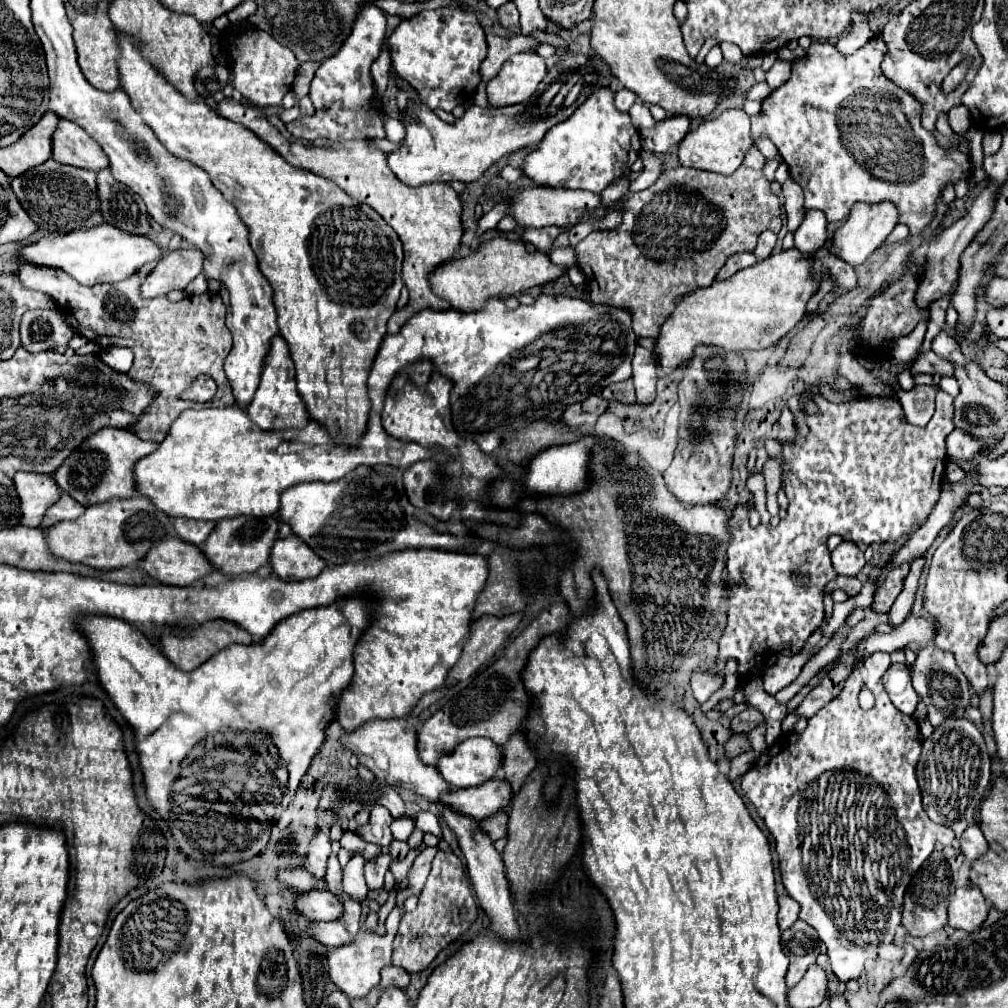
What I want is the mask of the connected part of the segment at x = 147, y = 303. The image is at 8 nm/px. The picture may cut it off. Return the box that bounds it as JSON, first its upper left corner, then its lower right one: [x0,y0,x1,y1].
[18,261,234,443]

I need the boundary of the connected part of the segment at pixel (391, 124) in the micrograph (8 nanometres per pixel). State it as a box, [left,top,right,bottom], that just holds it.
[384,117,404,141]

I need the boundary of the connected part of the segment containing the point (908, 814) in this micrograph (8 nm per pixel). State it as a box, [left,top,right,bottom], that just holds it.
[742,651,954,983]

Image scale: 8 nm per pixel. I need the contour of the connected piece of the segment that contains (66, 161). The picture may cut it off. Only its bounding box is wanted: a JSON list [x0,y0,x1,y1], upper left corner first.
[52,121,108,171]

